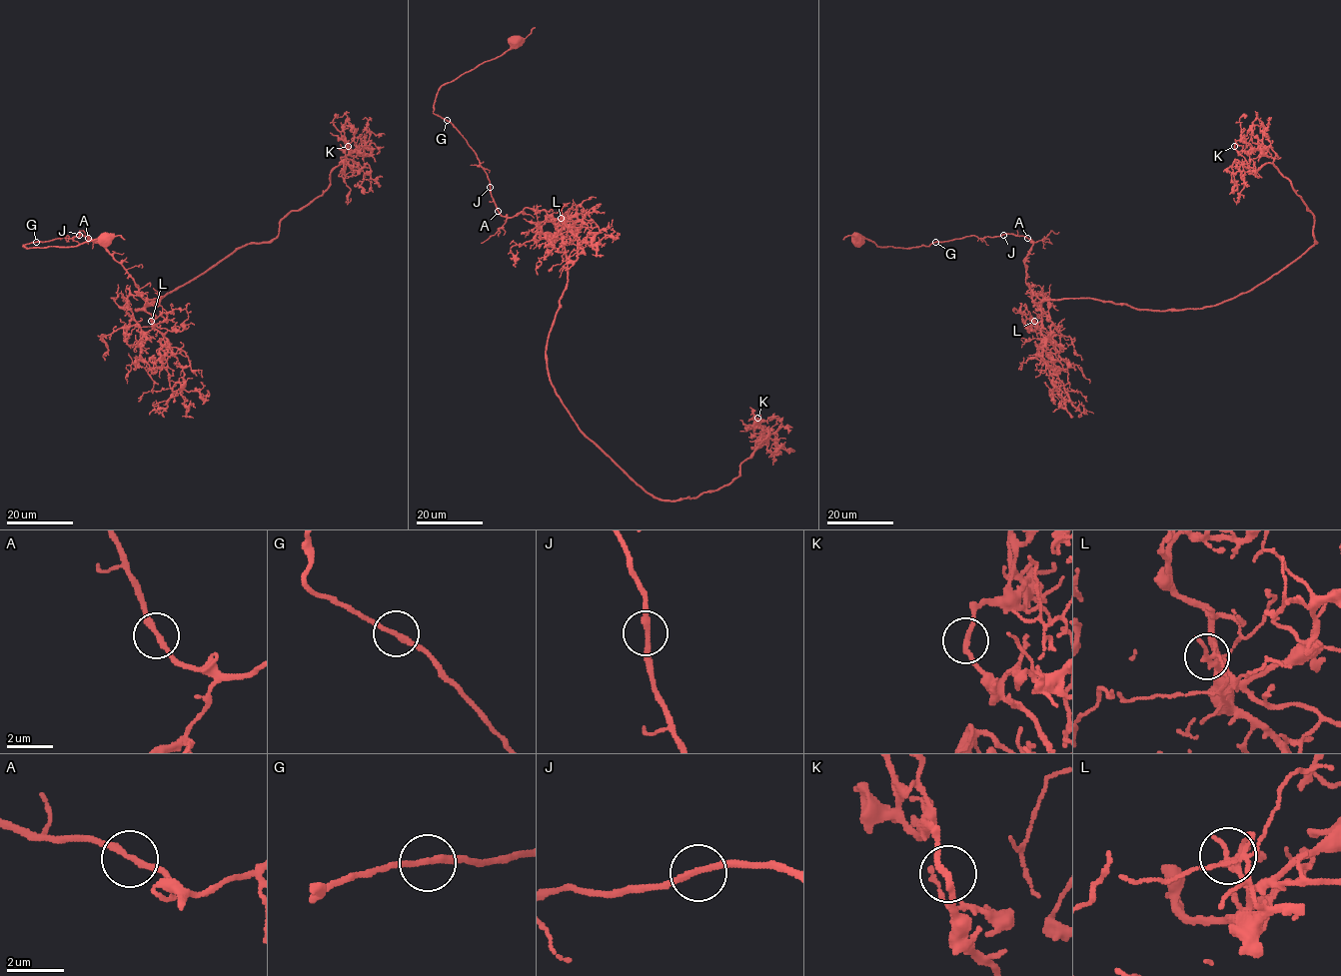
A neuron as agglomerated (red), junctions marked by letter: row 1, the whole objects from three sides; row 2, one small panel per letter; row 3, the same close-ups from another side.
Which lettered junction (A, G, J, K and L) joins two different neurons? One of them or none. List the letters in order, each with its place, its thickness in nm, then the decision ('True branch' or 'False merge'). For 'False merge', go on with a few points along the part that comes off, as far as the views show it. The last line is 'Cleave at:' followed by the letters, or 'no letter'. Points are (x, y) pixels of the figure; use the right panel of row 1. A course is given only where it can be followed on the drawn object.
A: Place: (1027, 238). Thickness 240 nm. True branch
G: Place: (935, 242). Thickness 220 nm. True branch
J: Place: (1003, 235). Thickness 220 nm. True branch
K: Place: (1234, 146). Thickness 200 nm. True branch
L: Place: (1034, 321). Thickness 220 nm. True branch
Cleave at: no letter

